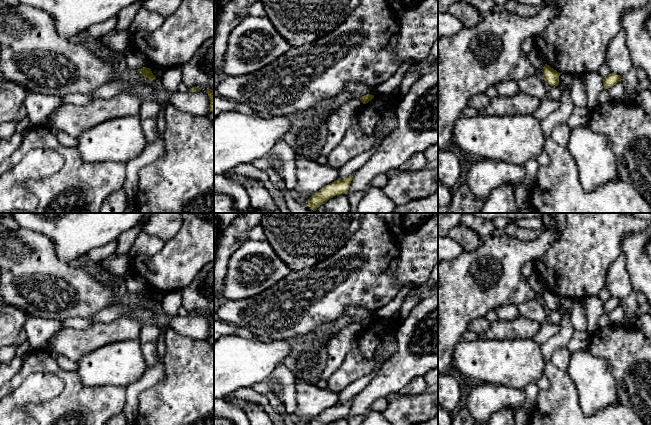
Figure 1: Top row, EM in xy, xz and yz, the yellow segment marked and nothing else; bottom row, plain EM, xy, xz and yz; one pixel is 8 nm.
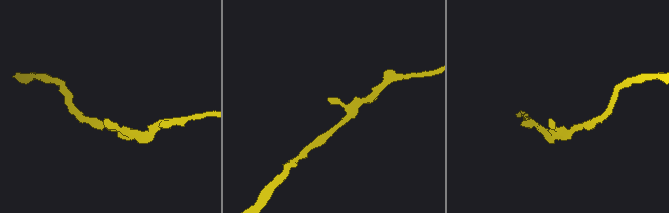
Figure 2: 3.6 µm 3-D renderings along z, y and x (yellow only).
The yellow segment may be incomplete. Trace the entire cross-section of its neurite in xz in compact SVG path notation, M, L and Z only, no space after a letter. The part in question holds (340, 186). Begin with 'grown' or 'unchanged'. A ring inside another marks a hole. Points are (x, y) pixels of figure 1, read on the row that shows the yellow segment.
unchanged; M353 174L345 179L337 179L324 188L317 191L308 199L308 204L306 207L310 207L313 211L325 204L329 199L336 195L346 194L349 190Z

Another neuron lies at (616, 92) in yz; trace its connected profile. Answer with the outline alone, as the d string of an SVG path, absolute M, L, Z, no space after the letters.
M618 82L606 90L609 92L610 98L612 100L620 100L625 93L625 88L622 82Z

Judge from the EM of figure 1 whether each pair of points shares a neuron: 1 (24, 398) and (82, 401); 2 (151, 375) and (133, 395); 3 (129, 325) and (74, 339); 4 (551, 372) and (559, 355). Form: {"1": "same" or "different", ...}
{"1": "different", "2": "same", "3": "same", "4": "different"}

